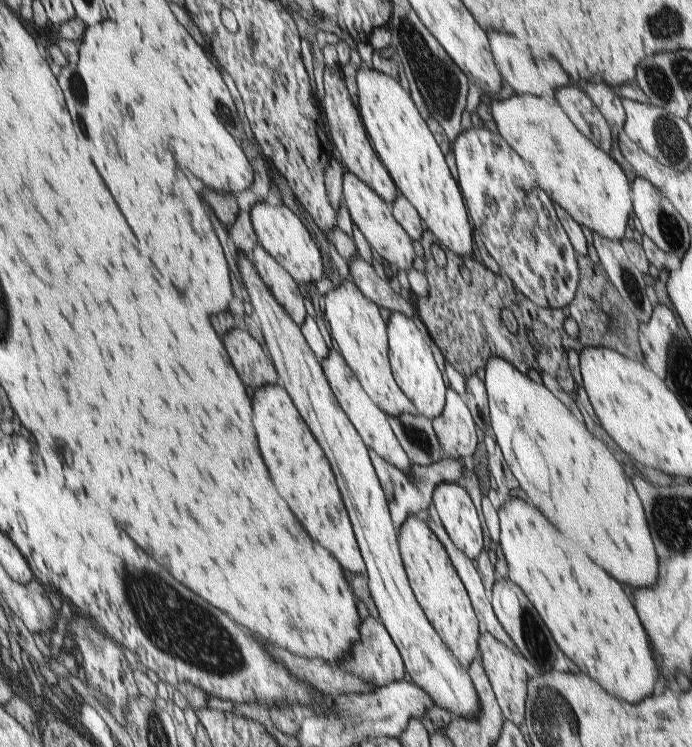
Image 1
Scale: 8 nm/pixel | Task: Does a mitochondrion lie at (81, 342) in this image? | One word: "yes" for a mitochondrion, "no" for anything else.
no

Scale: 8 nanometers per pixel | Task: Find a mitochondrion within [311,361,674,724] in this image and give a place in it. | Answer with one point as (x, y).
(539, 647)

